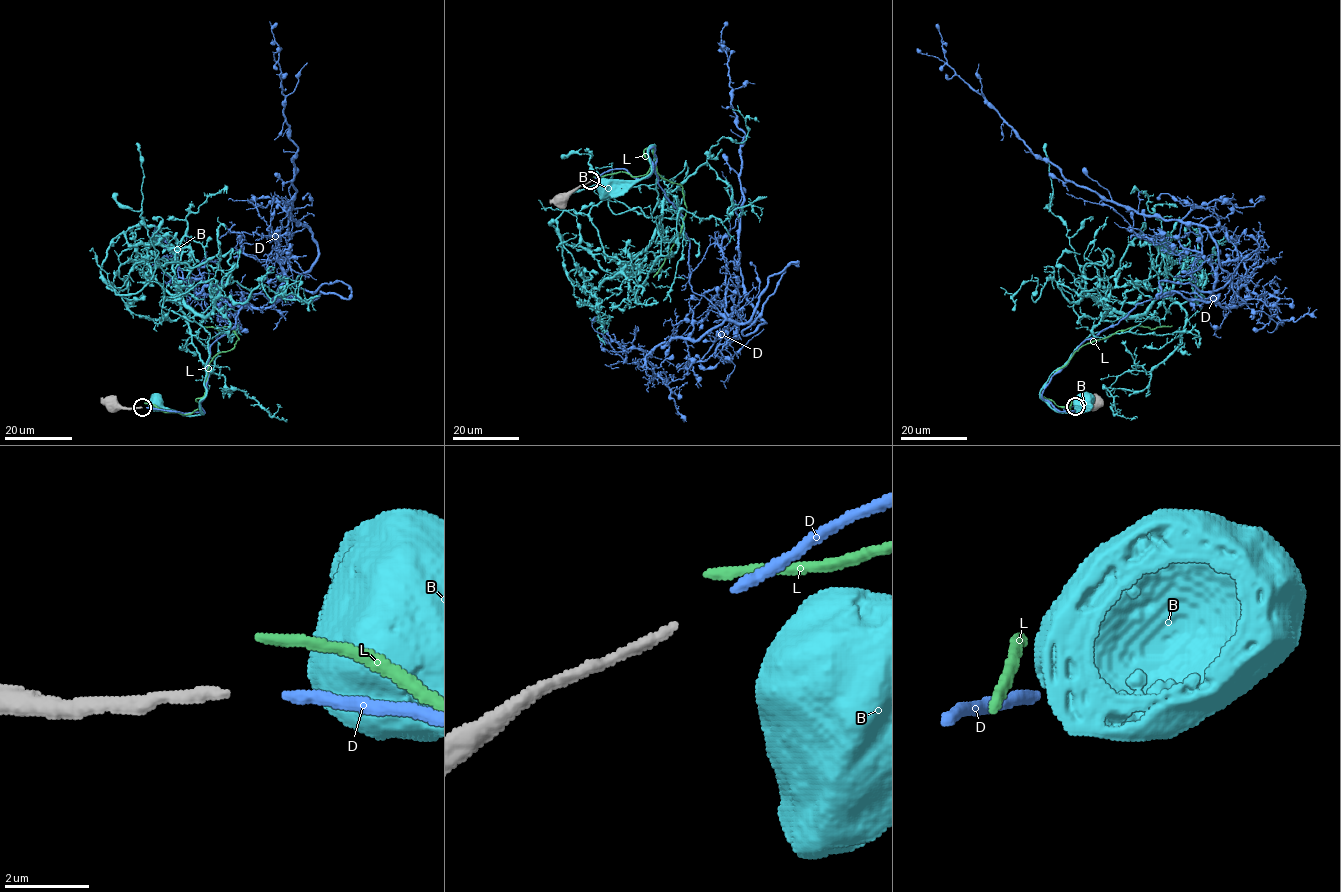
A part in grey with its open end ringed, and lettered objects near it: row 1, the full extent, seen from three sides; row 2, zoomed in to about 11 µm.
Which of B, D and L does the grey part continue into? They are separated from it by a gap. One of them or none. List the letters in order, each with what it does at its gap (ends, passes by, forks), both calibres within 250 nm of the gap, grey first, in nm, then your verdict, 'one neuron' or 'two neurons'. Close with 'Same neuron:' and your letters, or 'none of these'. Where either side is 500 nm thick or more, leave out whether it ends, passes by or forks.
B: calibres 260 and 950 nm; two neurons
D: it ends; calibres 260 and 260 nm; one neuron
L: it ends; calibres 260 and 220 nm; two neurons
Same neuron: D

